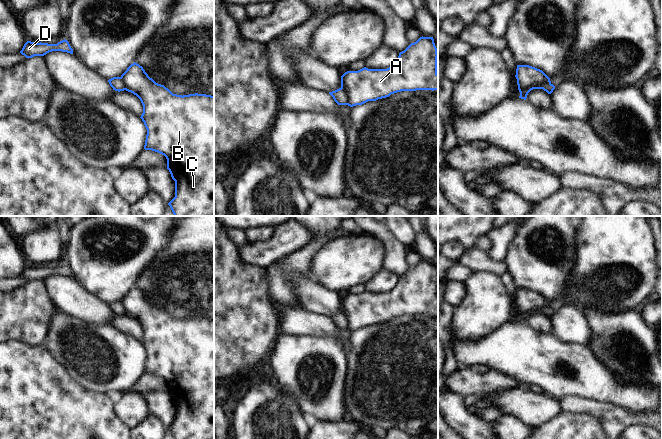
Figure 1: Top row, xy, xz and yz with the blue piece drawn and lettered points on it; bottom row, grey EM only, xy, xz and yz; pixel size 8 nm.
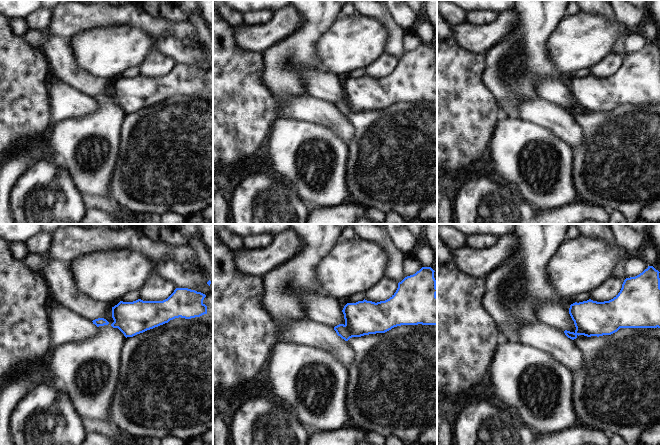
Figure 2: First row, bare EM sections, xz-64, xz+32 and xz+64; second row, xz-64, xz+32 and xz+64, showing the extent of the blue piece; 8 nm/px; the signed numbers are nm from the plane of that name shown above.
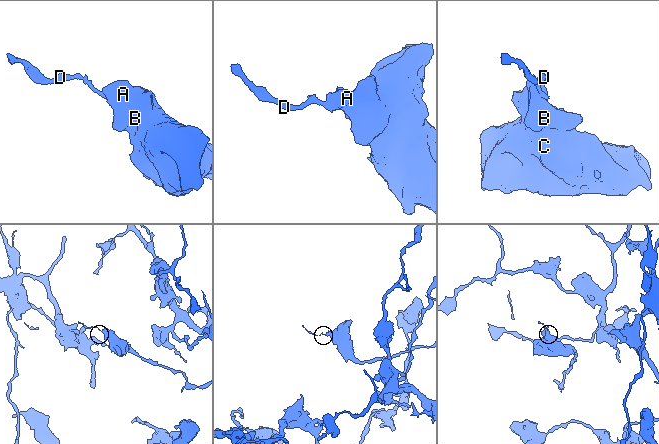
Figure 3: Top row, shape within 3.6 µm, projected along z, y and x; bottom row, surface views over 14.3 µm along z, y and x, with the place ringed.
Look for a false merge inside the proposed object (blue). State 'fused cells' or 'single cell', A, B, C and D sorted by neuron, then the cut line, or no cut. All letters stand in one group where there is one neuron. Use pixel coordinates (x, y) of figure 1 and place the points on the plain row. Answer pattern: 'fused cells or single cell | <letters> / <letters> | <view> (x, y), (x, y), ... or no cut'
fused cells | A B C / D | xz (341, 311), (346, 318), (349, 329)

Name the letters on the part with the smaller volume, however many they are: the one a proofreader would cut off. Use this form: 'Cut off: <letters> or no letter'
Cut off: D.

